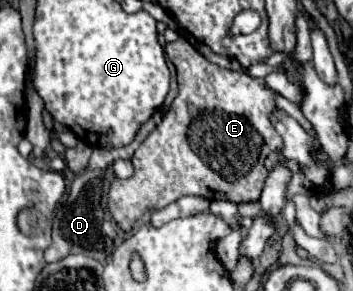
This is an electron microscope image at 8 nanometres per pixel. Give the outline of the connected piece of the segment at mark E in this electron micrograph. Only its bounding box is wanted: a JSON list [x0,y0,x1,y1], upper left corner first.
[109,39,283,231]

